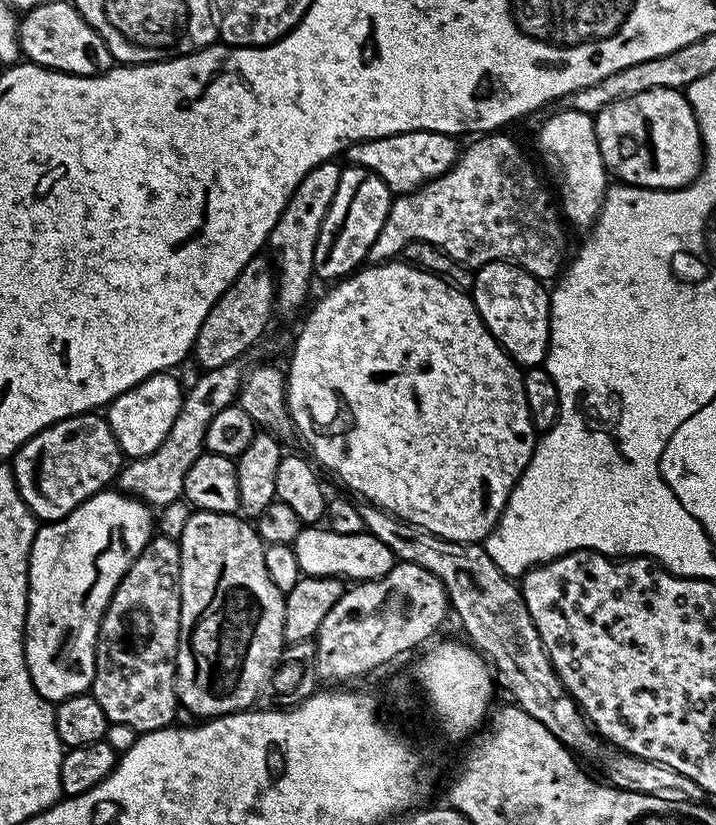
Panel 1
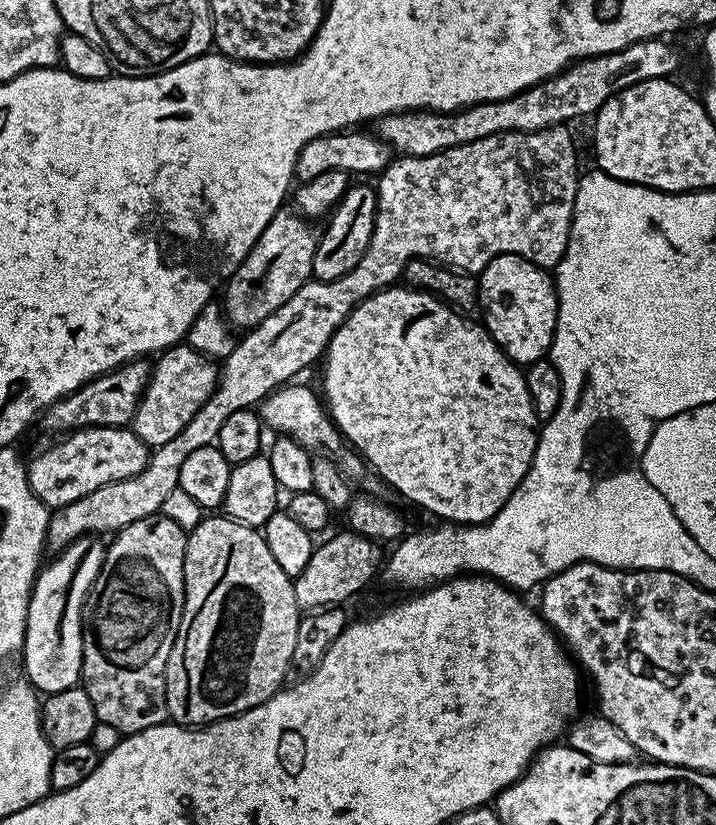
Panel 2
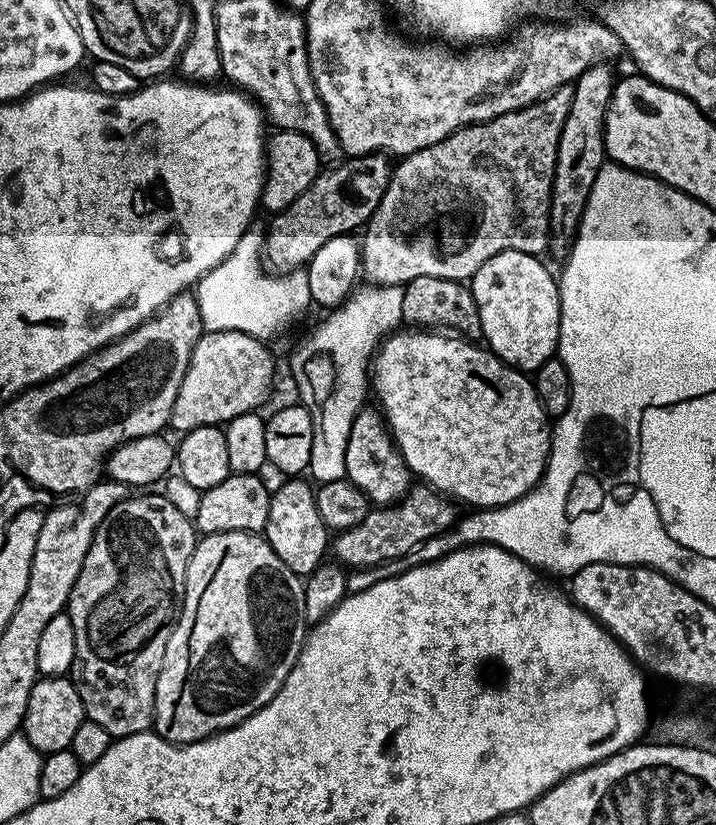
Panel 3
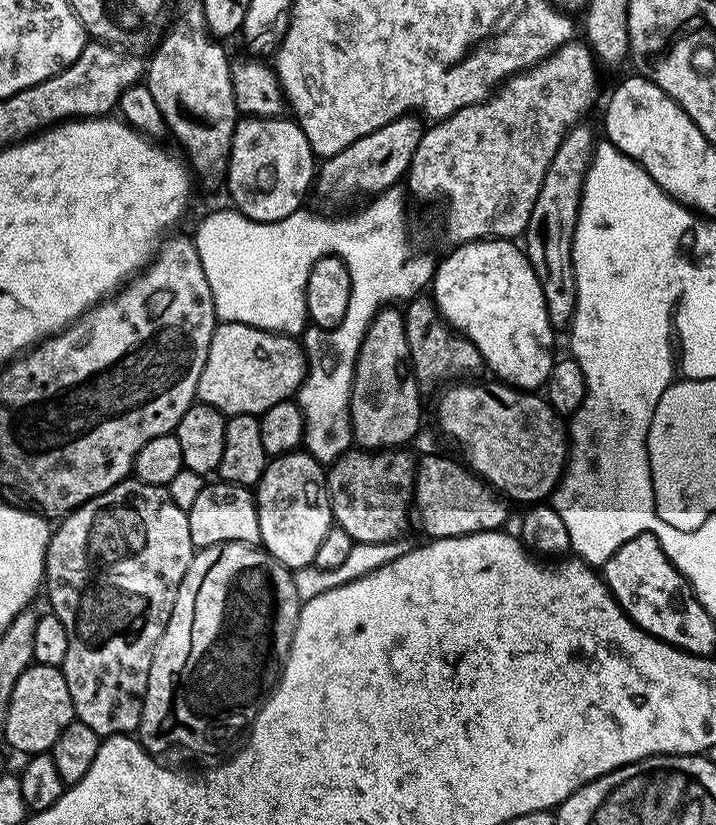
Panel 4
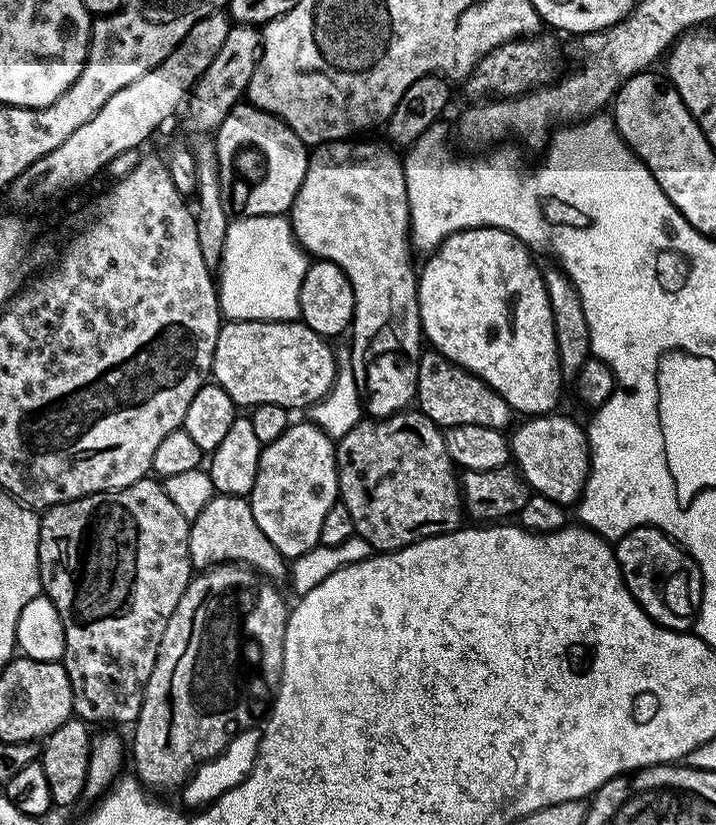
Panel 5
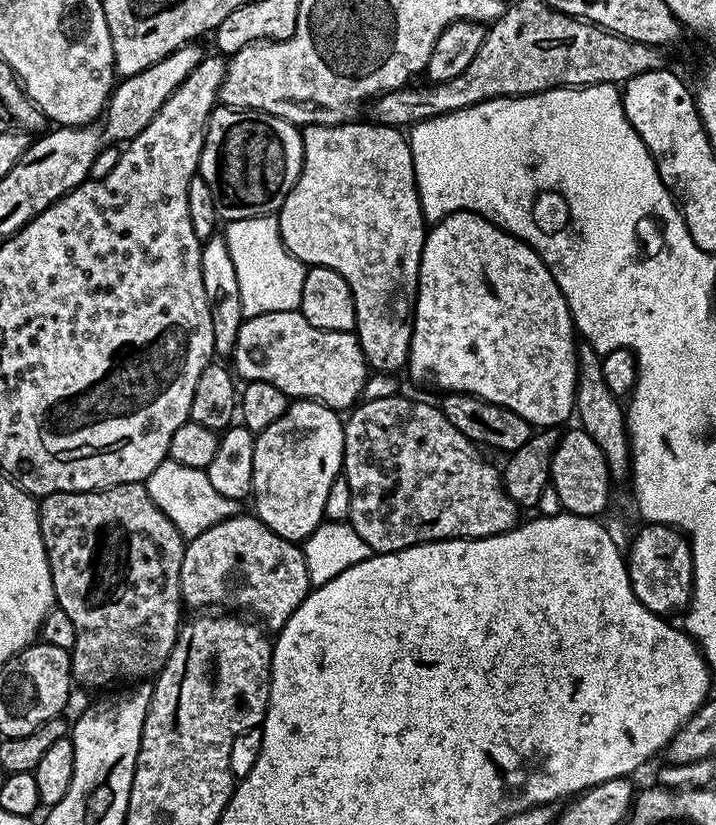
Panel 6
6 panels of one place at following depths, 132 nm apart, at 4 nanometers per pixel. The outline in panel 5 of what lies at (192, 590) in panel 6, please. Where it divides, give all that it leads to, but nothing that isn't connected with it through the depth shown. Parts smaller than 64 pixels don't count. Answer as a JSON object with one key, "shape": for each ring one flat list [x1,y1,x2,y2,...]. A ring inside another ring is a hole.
{"shape":[[214,494,202,514,198,514,188,525,188,549,193,569,203,570,216,564,242,564,253,568,261,576,273,582,287,577,290,572,286,557,262,534,258,522,254,522,254,510,243,496]]}

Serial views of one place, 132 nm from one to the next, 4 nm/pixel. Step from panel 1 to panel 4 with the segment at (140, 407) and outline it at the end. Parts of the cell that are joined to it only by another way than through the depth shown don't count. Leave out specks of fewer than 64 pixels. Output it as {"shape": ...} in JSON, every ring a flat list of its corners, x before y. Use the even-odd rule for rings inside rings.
{"shape":[[220,322,210,338,206,366,202,366,202,378,198,378,196,400,218,409,225,417,259,414,278,402,293,399,306,373,308,357,299,339,249,324]]}

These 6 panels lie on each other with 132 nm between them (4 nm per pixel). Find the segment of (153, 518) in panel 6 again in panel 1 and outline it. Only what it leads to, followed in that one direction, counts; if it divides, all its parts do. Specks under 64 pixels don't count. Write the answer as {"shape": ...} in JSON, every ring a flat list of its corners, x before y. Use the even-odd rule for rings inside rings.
{"shape":[[159,534,153,535,148,544,138,554,138,558,126,570,126,574,118,582,114,594,108,603,108,609,100,623,100,637,96,643,96,677,92,683,90,694,102,706,102,714,106,714,109,724,121,724,130,726,138,734,162,730,173,727,172,720,178,713,178,701,176,699,176,655,178,654,178,642,180,641,180,546,177,541]]}

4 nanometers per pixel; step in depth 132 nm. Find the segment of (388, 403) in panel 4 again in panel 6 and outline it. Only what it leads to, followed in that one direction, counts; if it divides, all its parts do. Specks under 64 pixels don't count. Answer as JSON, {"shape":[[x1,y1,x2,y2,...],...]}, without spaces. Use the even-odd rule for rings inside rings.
{"shape":[[360,123,309,124,303,129,304,161,300,177,278,213,280,237,301,265,329,268,346,278,350,294,354,294,354,331,369,369,373,373,396,372,407,365,410,354,426,221,420,208,408,136,385,124]]}

